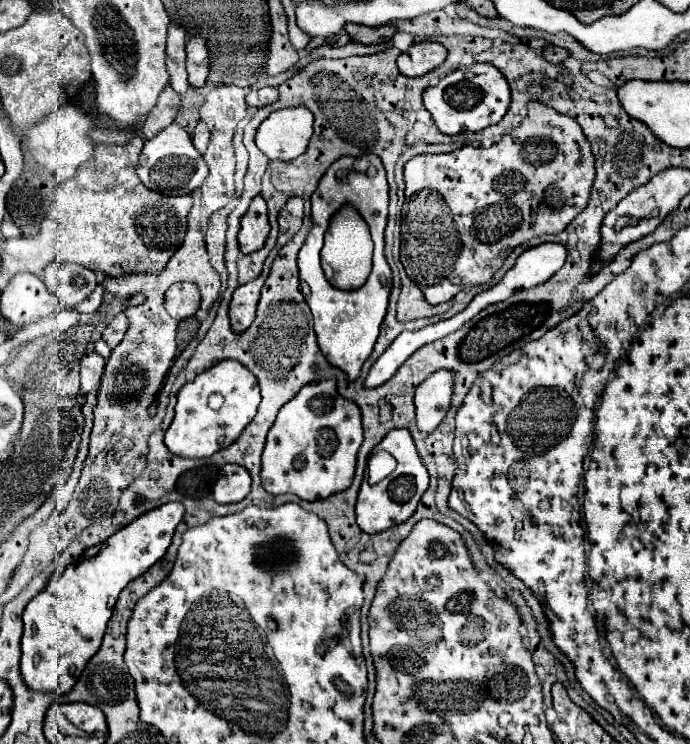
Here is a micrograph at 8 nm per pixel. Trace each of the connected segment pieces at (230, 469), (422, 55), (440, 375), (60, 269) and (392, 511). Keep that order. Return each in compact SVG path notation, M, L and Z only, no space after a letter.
M224 464L220 468L220 476L214 484L214 500L220 504L240 502L250 492L252 478L246 468L238 464Z
M418 42L398 56L398 68L404 76L422 76L446 60L446 48L438 42Z
M436 370L416 388L416 420L422 432L432 432L450 410L454 392L454 372Z
M52 262L44 270L44 284L64 306L76 306L92 294L98 282L96 274L84 266Z
M406 428L390 430L384 436L384 440L380 444L376 444L374 450L388 450L396 458L398 466L392 474L388 474L378 484L368 484L368 480L362 482L358 502L356 502L356 522L368 534L378 534L396 524L406 522L414 514L414 510L416 510L422 494L428 490L428 482L430 482L430 474L428 474L426 466L422 464L418 452L416 452L416 444Z

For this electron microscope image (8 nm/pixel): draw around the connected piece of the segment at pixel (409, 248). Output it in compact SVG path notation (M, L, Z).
M530 102L528 104L528 114L526 118L520 122L520 126L516 126L510 134L502 136L502 140L498 144L492 144L490 148L474 148L474 146L462 146L454 152L448 154L418 154L412 160L406 162L404 166L404 180L406 180L406 202L402 206L402 216L432 216L432 212L448 212L452 214L452 220L456 222L456 230L460 234L460 252L458 258L448 258L442 266L432 266L432 236L450 236L450 216L432 216L432 220L402 220L402 248L400 248L400 260L404 264L406 274L416 282L416 286L422 290L424 298L430 304L440 304L440 302L448 302L452 300L462 288L472 286L472 284L486 284L490 282L490 278L498 272L498 268L504 264L506 256L518 246L528 242L532 236L544 236L544 234L558 234L562 232L588 204L590 200L590 190L594 184L594 156L592 156L592 146L588 144L588 138L584 136L582 128L578 126L578 122L574 118L568 118L556 110L552 110L550 106L544 106L540 102Z

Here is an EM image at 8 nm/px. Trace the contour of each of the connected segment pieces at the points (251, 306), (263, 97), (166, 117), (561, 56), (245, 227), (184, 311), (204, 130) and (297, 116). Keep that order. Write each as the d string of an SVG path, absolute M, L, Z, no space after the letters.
M270 254L270 258L264 264L262 274L256 280L252 280L252 282L242 284L234 292L232 302L230 302L230 324L232 324L234 332L244 332L254 322L256 306L258 306L258 300L260 300L260 290L262 290L266 278L270 274L270 264L272 264L272 254Z
M264 86L264 88L254 88L250 90L250 94L246 96L246 104L248 106L266 106L266 104L272 104L278 100L278 88L272 88L272 86Z
M168 84L168 86L162 90L156 106L154 106L152 112L148 114L148 120L146 120L144 126L142 126L142 136L144 136L146 140L148 140L148 138L154 138L162 128L166 128L168 124L174 122L178 110L180 110L180 96L178 96L178 94L172 90L172 86Z
M546 46L546 48L542 50L542 54L544 54L544 58L546 58L548 62L552 62L552 64L562 64L562 62L570 56L568 50L558 48L558 46Z
M258 194L252 200L246 214L242 216L242 228L238 232L238 244L240 244L242 254L260 250L268 238L268 232L270 232L270 224L268 224L268 214L266 214L266 202Z
M176 282L166 292L166 310L176 320L192 318L200 308L200 292L192 282Z
M198 122L198 124L196 124L196 128L194 128L192 142L194 142L194 146L196 146L196 150L198 150L200 154L206 150L208 140L210 140L210 130L208 130L208 126L206 126L204 122Z
M304 106L276 110L258 128L256 146L270 160L294 160L312 136L312 112Z

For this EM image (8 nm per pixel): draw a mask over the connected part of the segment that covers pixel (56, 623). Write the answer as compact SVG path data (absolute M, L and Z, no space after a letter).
M168 502L120 528L106 542L88 548L76 564L56 574L24 610L24 634L20 646L20 674L32 692L68 694L88 660L98 652L112 606L126 584L142 576L170 546L174 528L180 524L184 506Z

